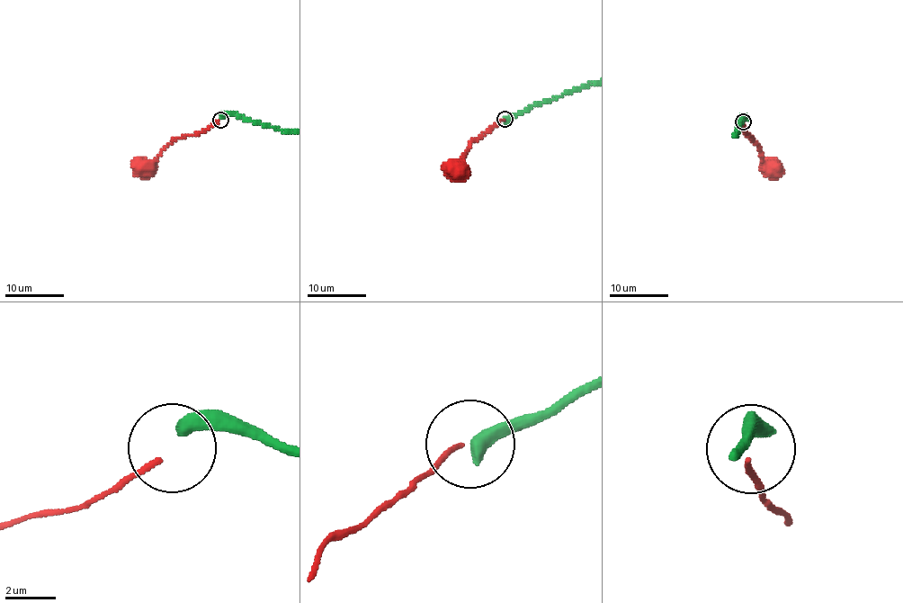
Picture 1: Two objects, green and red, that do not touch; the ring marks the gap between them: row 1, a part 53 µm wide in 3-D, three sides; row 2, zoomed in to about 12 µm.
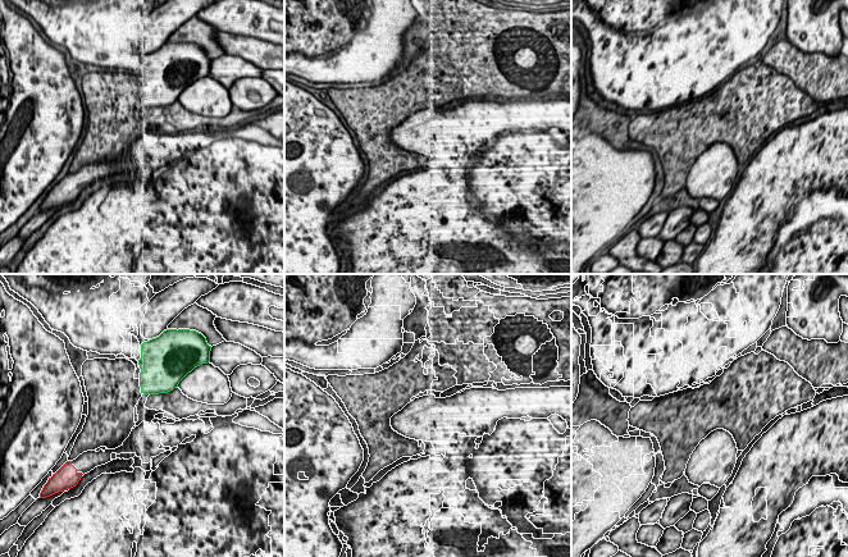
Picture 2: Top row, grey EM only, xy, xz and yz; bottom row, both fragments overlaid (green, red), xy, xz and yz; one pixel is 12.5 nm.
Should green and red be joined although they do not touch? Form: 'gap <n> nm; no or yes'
gap 1250 nm; no

